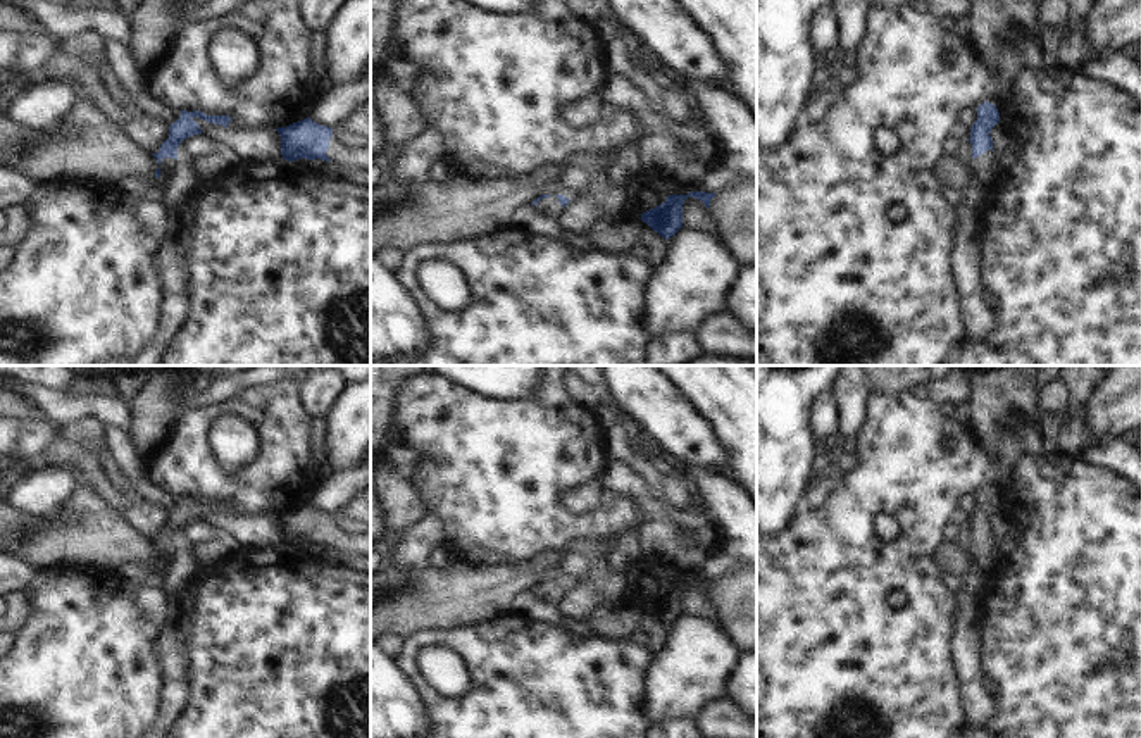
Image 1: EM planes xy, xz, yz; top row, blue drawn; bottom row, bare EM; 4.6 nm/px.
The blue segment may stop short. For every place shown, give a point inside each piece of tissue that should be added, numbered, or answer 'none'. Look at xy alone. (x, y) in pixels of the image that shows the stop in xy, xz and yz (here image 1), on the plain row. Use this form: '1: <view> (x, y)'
1: xy (350, 530)
2: xy (137, 576)

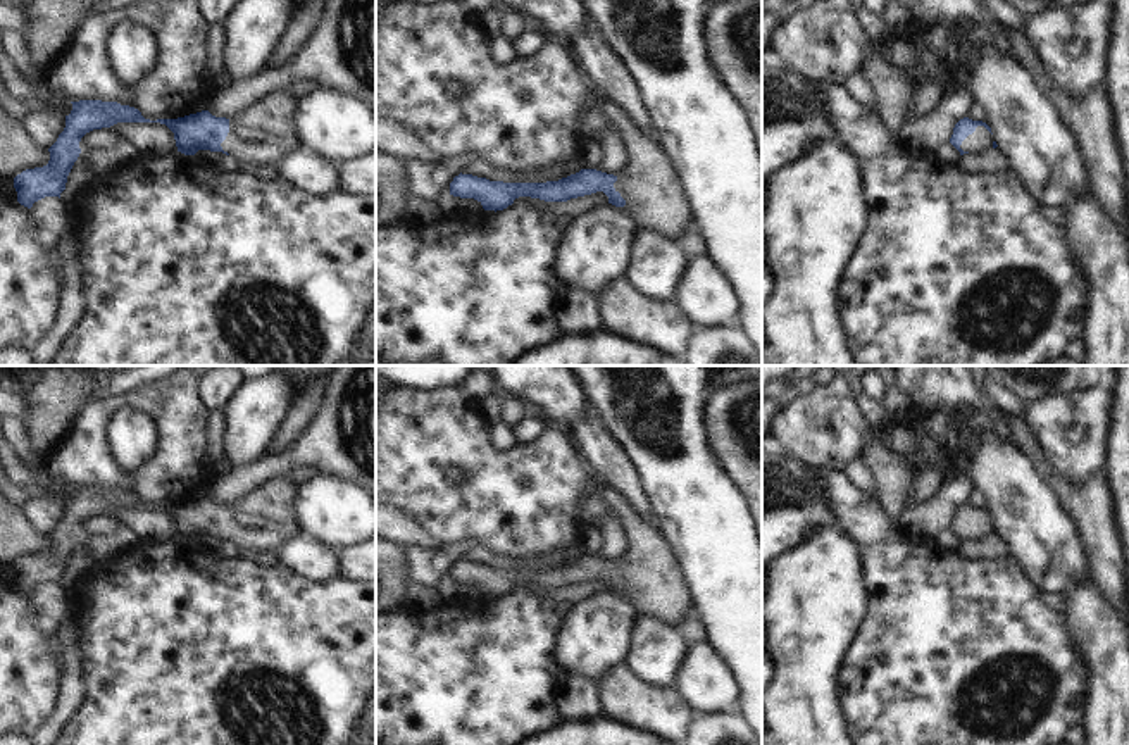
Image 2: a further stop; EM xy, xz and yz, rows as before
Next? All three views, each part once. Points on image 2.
1: yz (981, 526)

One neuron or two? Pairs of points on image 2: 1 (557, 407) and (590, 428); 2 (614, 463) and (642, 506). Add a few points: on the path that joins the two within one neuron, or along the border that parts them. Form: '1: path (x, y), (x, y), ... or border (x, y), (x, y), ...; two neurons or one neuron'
1: border (592, 411), (576, 416), (564, 426); two neurons
2: path (617, 473), (635, 495); one neuron

